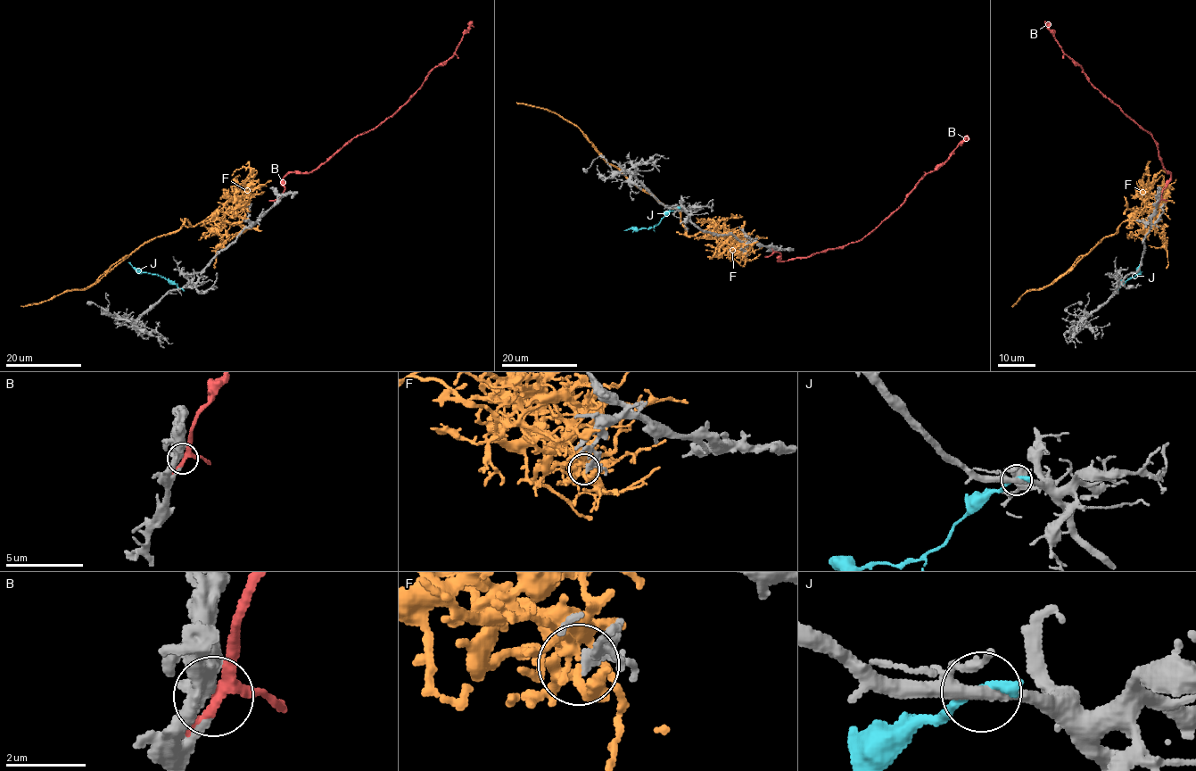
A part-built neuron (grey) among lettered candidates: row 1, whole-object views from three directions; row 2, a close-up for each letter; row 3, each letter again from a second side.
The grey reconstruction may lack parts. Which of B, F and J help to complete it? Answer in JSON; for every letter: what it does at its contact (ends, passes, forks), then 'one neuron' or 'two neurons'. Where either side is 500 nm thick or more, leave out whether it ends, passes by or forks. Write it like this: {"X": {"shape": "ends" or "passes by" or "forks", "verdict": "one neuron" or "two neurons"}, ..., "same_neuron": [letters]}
{"B": {"verdict": "one neuron"}, "F": {"shape": "forks", "verdict": "two neurons"}, "J": {"shape": "ends", "verdict": "two neurons"}, "same_neuron": ["B"]}

